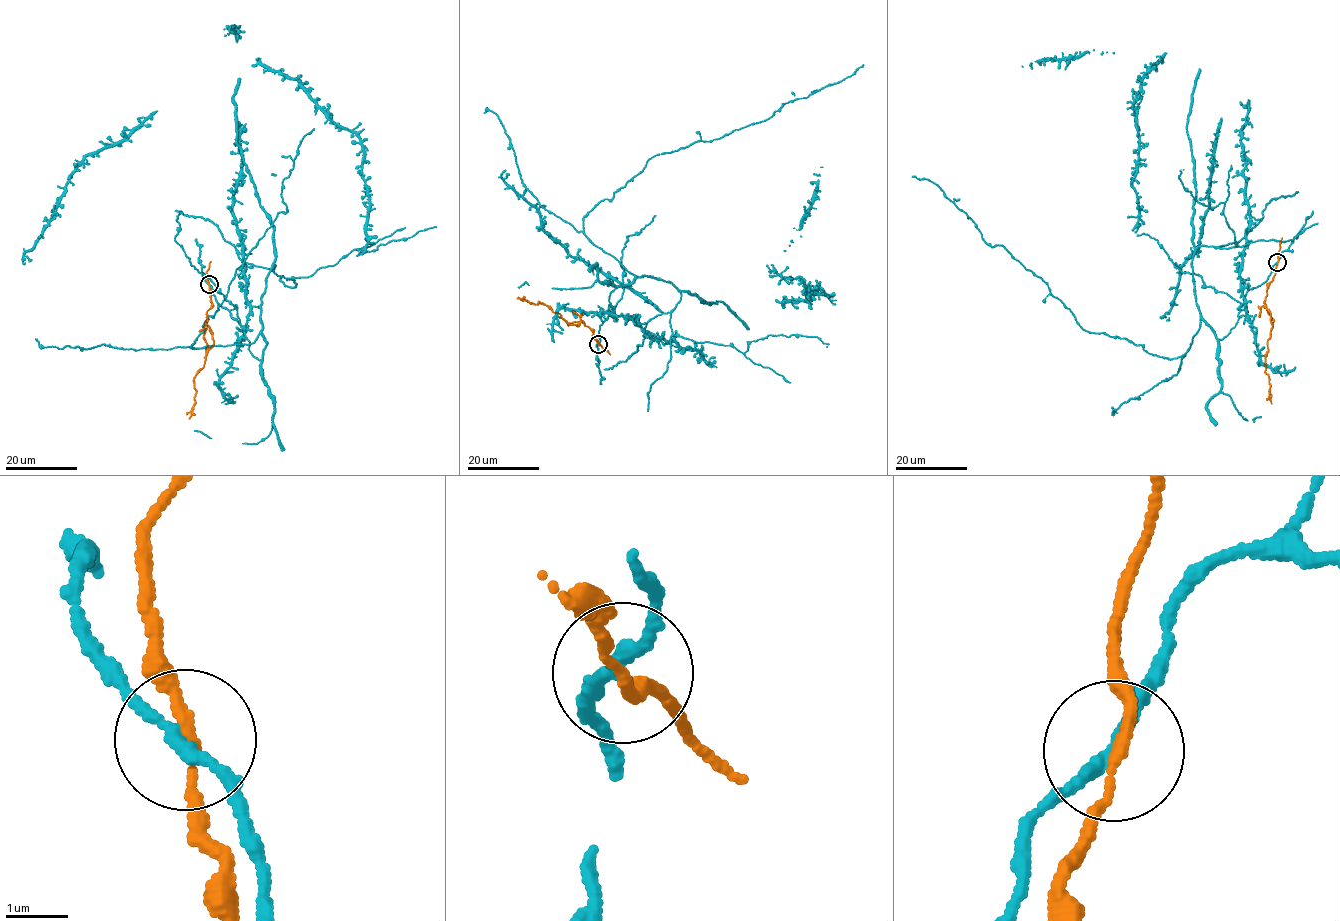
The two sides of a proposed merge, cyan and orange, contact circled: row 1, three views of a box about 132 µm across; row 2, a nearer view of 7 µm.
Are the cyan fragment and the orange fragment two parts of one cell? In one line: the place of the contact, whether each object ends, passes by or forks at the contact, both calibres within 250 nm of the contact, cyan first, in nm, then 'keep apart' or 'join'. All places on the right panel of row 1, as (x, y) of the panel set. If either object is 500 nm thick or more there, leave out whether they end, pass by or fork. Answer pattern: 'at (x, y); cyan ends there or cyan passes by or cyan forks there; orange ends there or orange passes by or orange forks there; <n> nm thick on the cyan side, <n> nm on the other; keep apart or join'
at (1277, 262); cyan passes by; orange passes by; 190 nm thick on the cyan side, 150 nm on the other; keep apart

